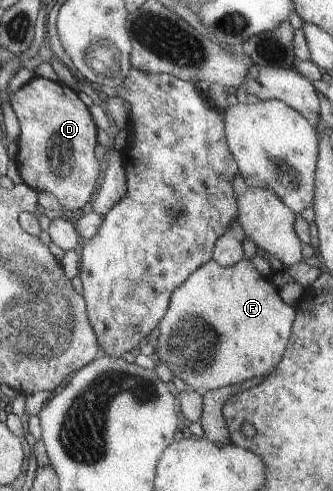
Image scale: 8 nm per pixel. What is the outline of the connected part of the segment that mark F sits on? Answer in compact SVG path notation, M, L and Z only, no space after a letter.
M245 257L225 268L209 259L176 286L168 314L159 326L161 333L155 344L153 358L167 361L173 369L173 376L184 382L186 388L200 394L239 384L265 374L273 364L279 362L289 340L289 330L294 317L293 306L287 306L279 300L277 288L271 284L271 280L261 276Z

